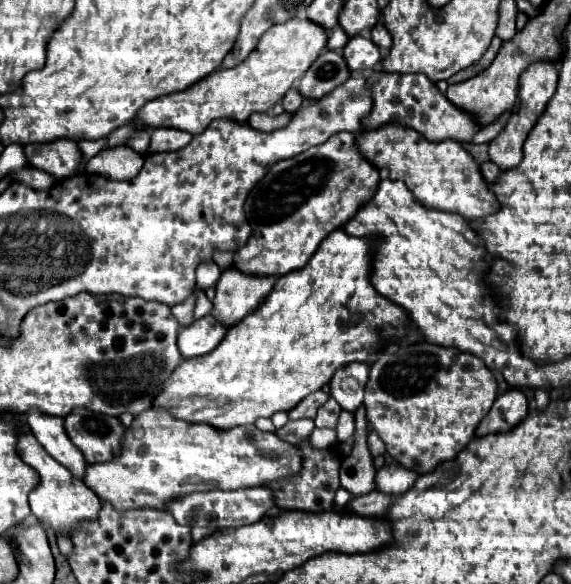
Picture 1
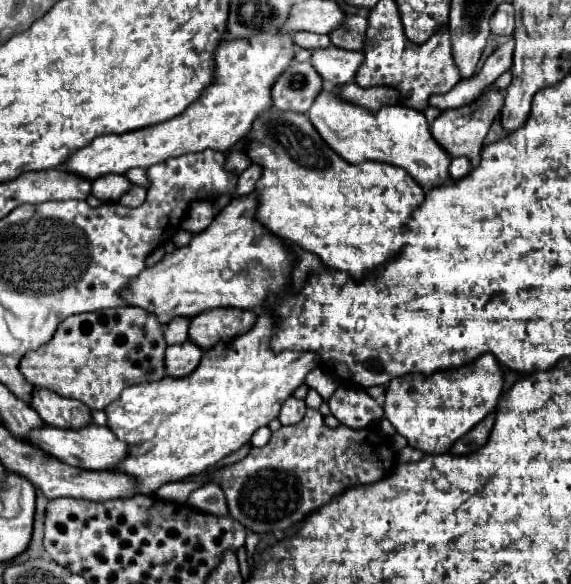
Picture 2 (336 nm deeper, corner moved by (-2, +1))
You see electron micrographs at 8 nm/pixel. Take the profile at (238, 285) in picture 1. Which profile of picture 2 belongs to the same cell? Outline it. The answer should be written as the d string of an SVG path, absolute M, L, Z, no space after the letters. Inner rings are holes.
M210 309L190 321L188 339L202 349L212 349L216 343L230 341L236 335L250 331L256 323L256 313L250 309Z

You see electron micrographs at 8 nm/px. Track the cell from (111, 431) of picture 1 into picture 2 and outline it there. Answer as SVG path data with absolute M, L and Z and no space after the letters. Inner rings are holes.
M34 389L36 393L32 393L32 407L38 411L38 415L42 417L44 423L52 425L52 427L64 427L64 429L80 429L86 427L88 423L92 423L92 411L88 407L84 407L84 403L80 403L80 411L82 417L72 419L70 417L70 409L78 407L76 399L66 399L60 397L48 389Z

